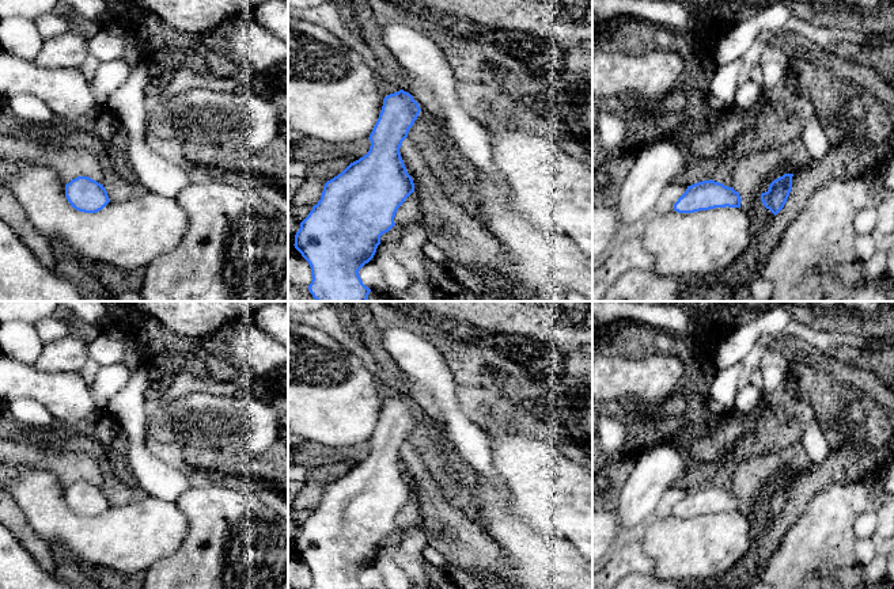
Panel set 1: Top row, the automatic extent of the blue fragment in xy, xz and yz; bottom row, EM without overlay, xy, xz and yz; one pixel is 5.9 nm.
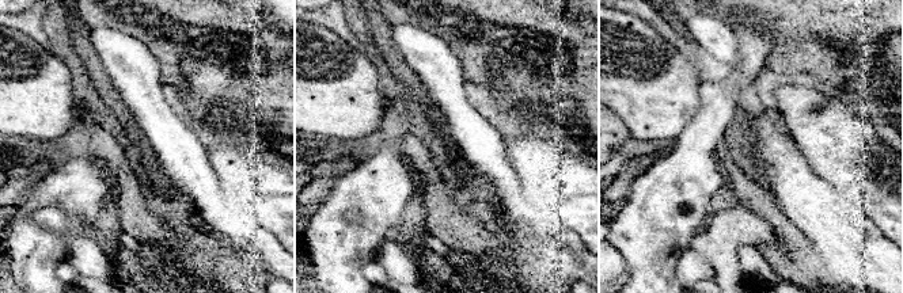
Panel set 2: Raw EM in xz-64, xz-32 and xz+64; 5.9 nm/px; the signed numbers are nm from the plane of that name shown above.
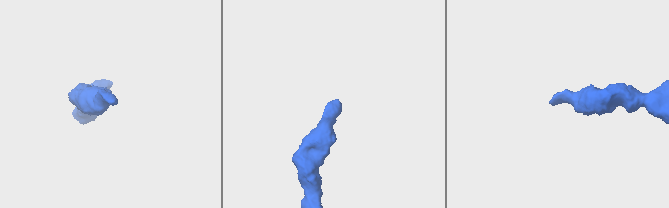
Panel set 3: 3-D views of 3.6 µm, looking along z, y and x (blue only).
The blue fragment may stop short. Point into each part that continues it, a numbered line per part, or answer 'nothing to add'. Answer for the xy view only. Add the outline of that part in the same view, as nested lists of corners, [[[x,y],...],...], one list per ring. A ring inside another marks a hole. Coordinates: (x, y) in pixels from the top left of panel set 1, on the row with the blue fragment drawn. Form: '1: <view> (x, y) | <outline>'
nothing to add

